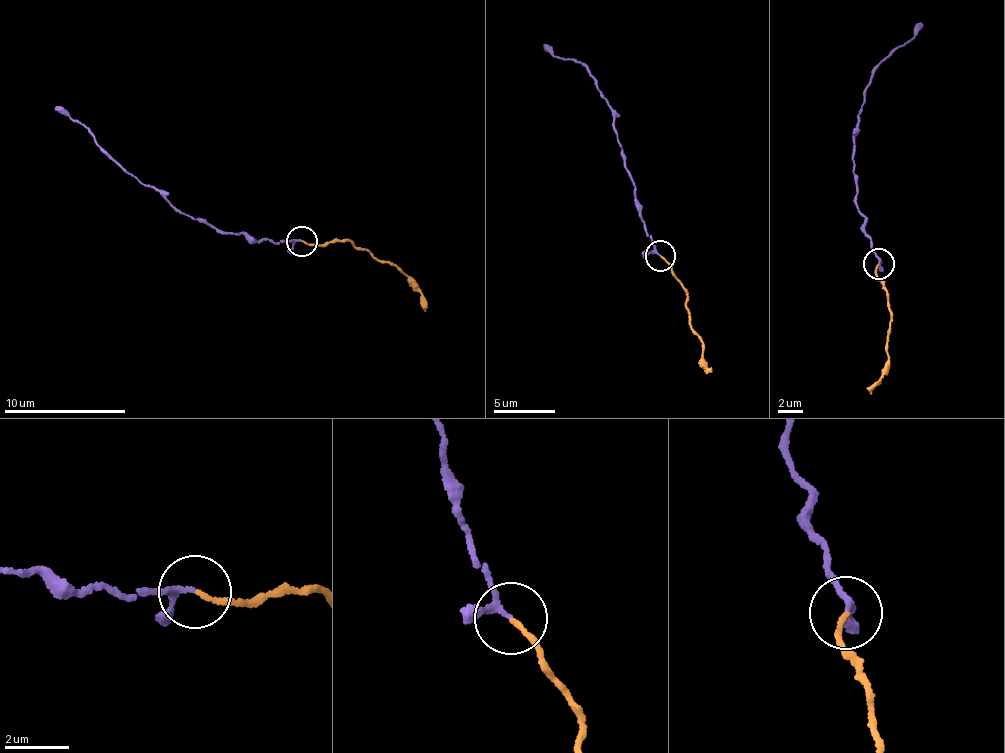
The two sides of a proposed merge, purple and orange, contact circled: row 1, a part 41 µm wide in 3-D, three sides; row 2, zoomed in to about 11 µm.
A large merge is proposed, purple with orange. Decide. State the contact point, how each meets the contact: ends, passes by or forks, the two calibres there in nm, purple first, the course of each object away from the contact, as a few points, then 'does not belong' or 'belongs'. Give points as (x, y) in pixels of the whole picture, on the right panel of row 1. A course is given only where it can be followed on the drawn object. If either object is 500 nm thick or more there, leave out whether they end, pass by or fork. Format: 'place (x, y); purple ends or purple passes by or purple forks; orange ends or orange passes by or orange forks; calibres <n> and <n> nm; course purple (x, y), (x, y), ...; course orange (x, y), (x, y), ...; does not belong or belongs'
place (878, 263); purple passes by; orange ends; calibres 150 and 140 nm; course purple (879, 263), (871, 249), (864, 216), (857, 205), (857, 117), (862, 113), (880, 62), (919, 30), (920, 21); course orange (879, 263), (891, 326), (887, 335), (882, 376), (870, 395); belongs

